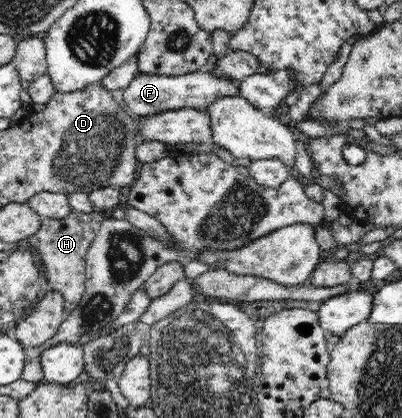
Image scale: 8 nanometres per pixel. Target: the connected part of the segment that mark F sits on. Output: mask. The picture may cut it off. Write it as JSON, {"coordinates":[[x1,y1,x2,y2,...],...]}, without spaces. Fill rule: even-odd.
{"coordinates":[[204,69,189,74,138,73,124,86,122,92,126,106,141,118,181,109,206,110,219,97,238,95,238,88,231,85,229,78,217,78,211,71]]}

